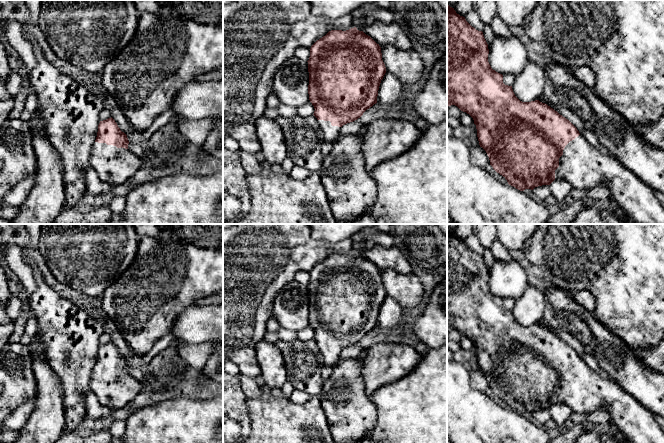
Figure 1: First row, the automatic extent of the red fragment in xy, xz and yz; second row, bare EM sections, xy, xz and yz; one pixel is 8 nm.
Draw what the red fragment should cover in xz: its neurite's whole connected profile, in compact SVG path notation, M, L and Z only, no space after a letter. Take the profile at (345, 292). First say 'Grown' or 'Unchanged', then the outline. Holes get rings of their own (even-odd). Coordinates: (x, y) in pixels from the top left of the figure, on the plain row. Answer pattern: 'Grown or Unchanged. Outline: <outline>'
Grown. Outline: M356 251L346 255L331 254L325 260L317 264L310 272L308 286L309 324L314 330L314 340L324 359L324 364L334 367L339 361L340 352L360 342L363 337L377 327L378 314L386 297L386 291L382 284L381 271L370 260Z

